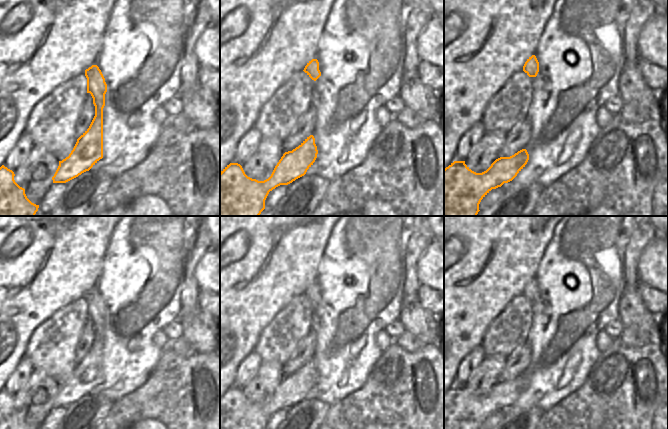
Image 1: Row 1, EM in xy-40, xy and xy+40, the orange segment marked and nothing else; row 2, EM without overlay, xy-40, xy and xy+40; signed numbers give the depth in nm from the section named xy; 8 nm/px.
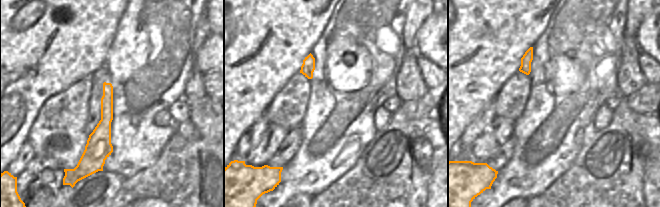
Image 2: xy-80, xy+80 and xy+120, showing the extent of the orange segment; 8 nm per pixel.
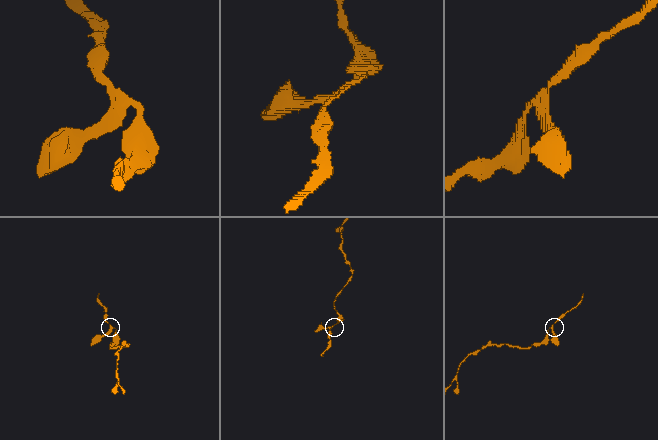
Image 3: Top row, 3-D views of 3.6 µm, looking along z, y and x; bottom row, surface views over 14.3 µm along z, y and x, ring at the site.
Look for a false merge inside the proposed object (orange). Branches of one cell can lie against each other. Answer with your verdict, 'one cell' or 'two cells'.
one cell

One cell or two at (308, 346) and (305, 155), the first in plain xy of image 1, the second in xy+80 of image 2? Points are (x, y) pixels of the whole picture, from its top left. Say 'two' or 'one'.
two

